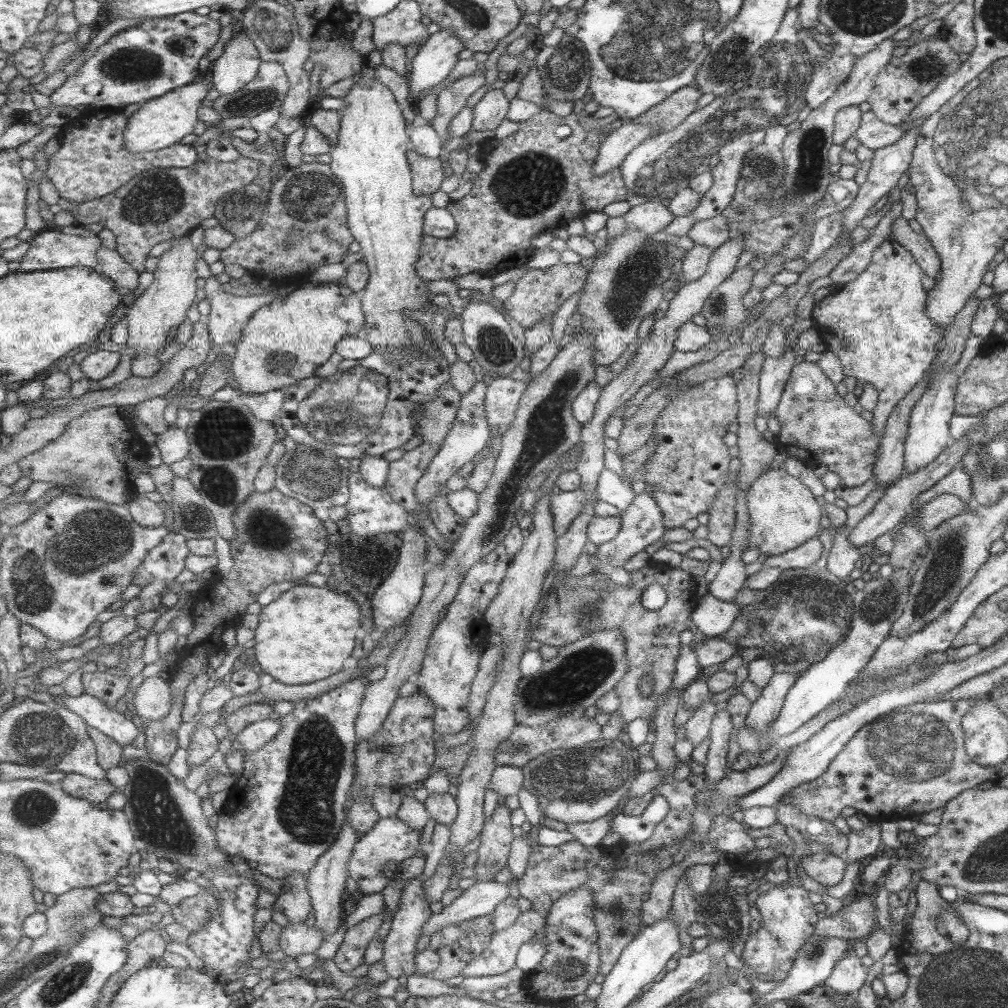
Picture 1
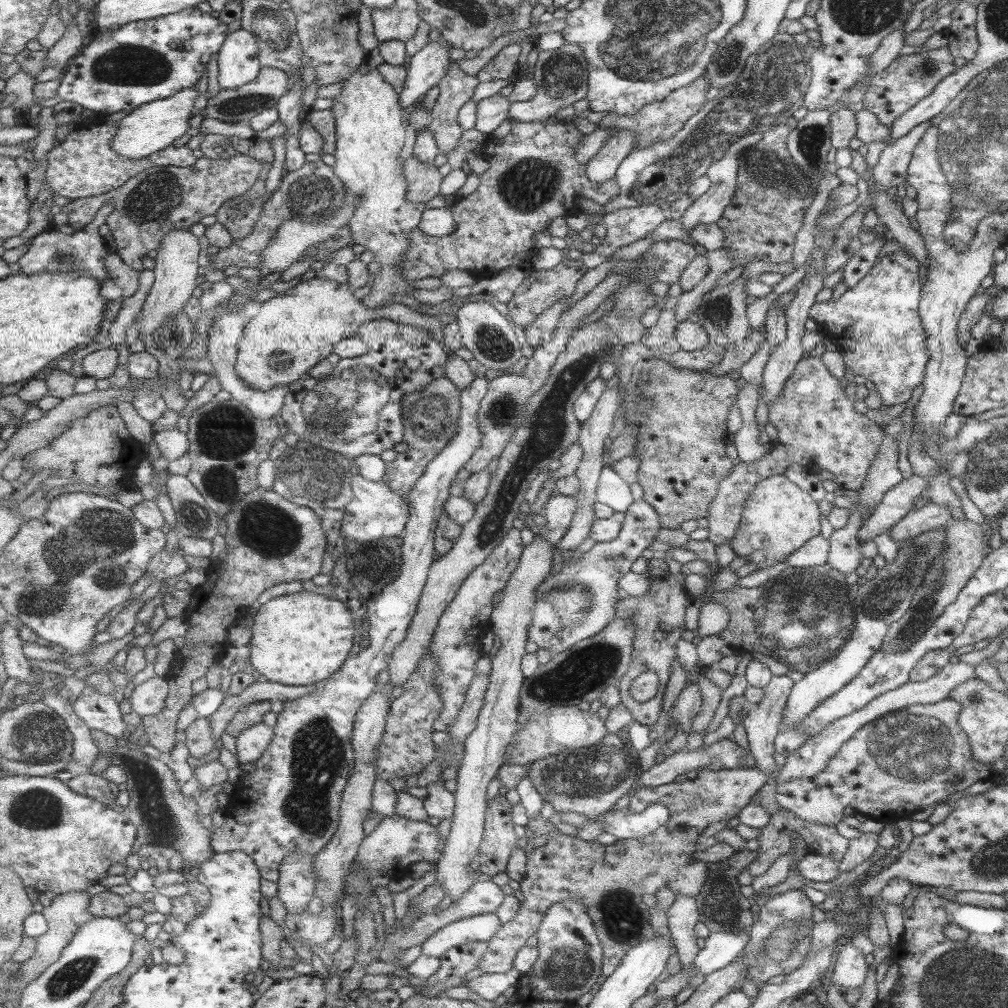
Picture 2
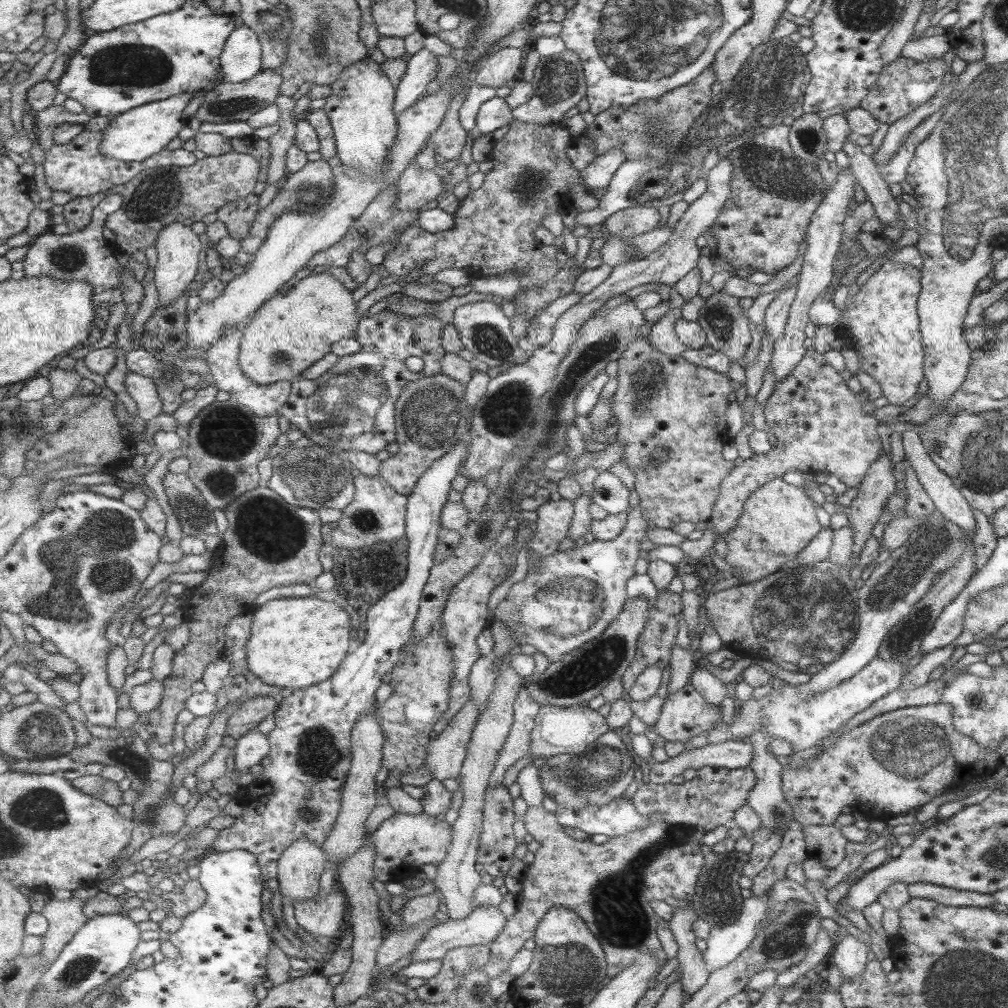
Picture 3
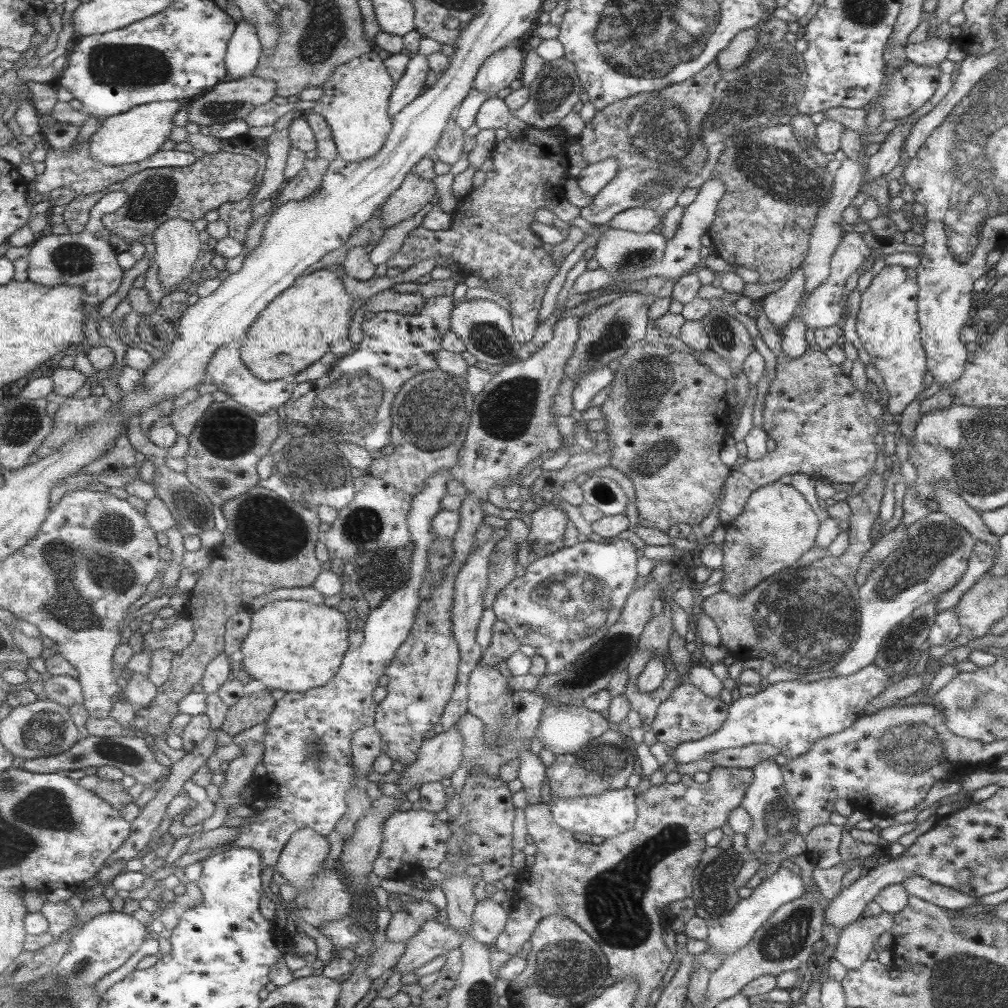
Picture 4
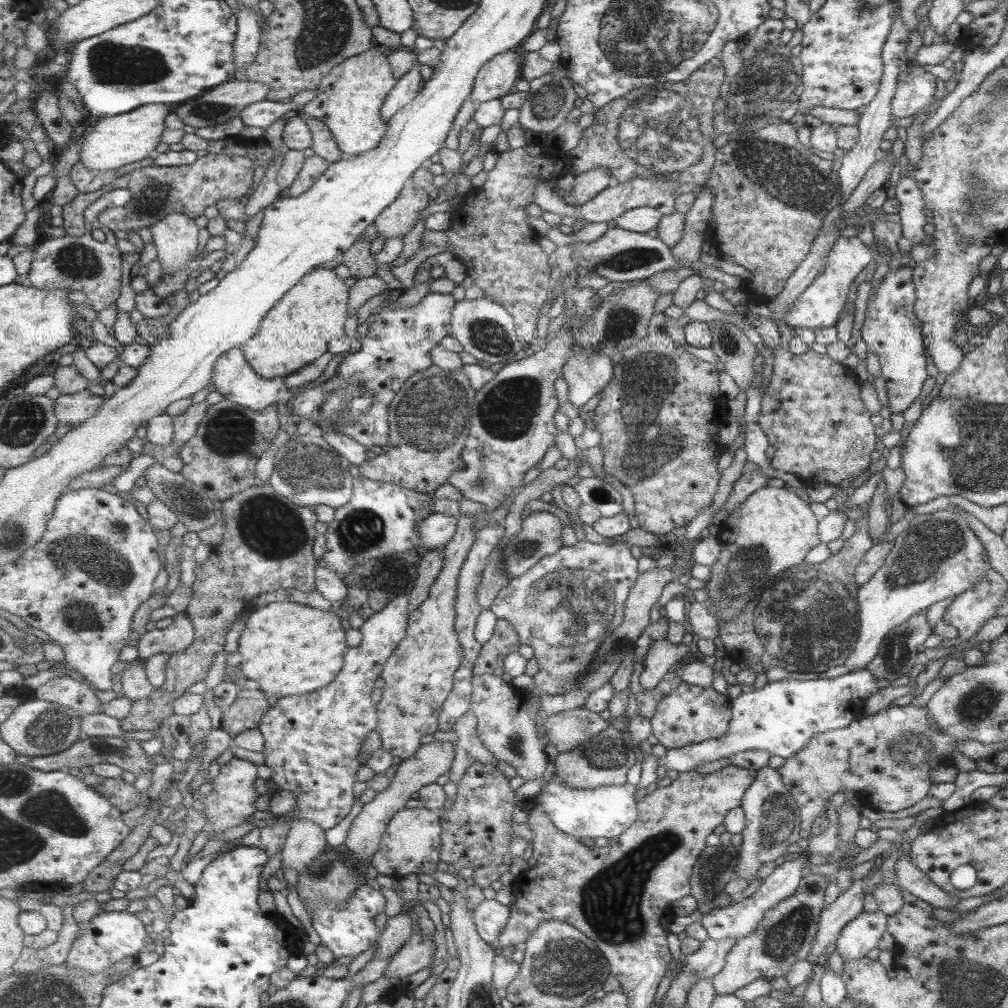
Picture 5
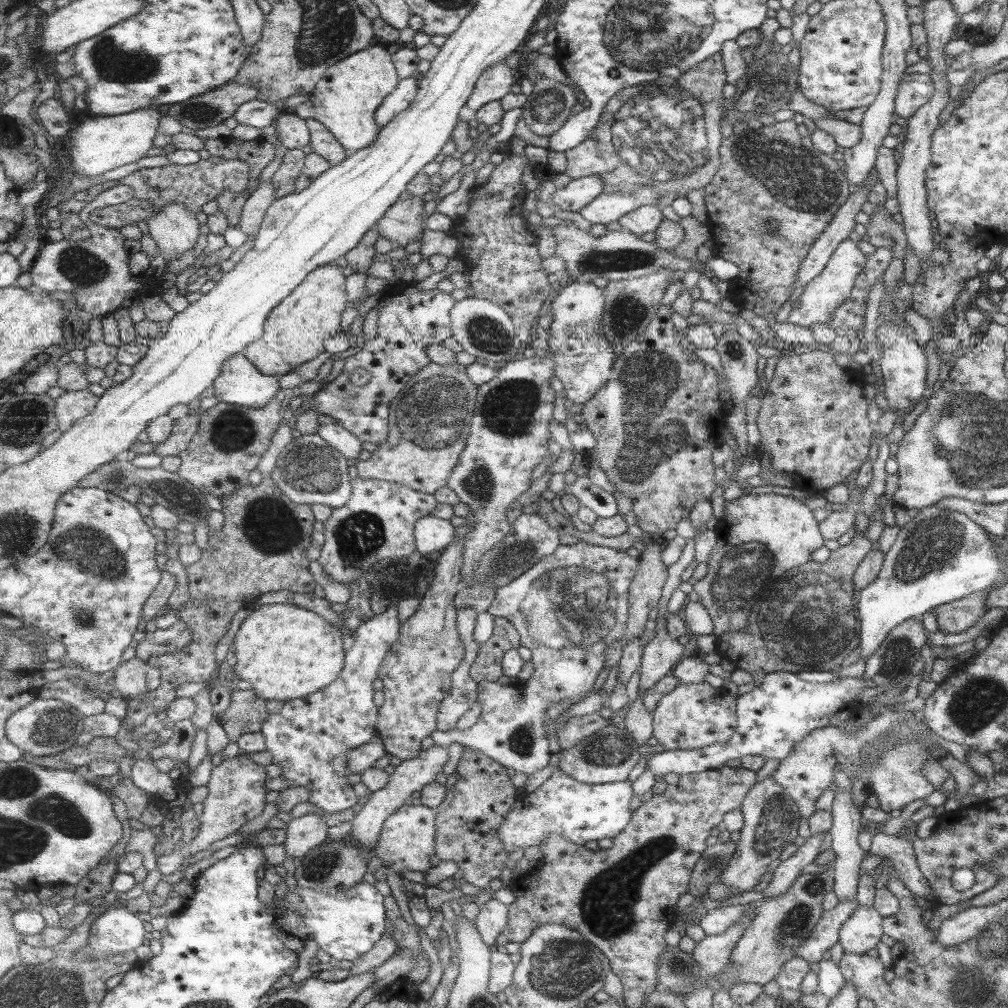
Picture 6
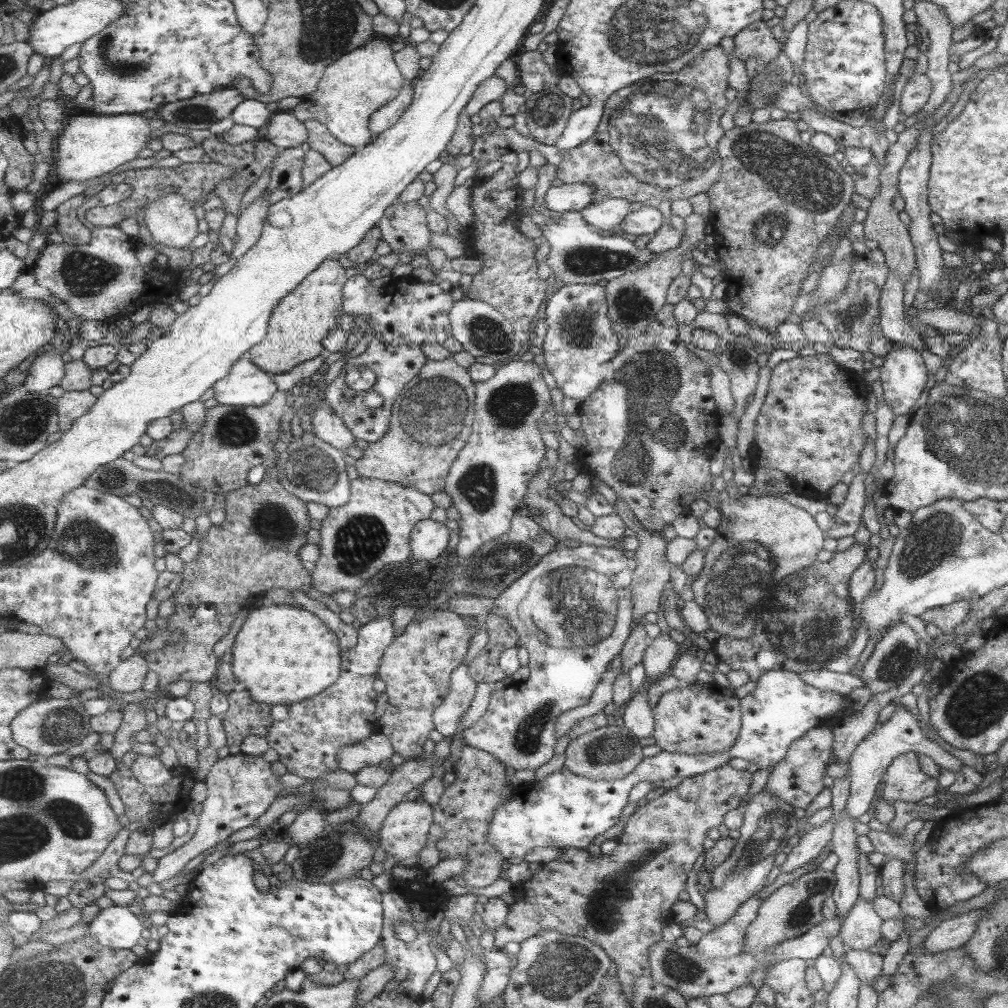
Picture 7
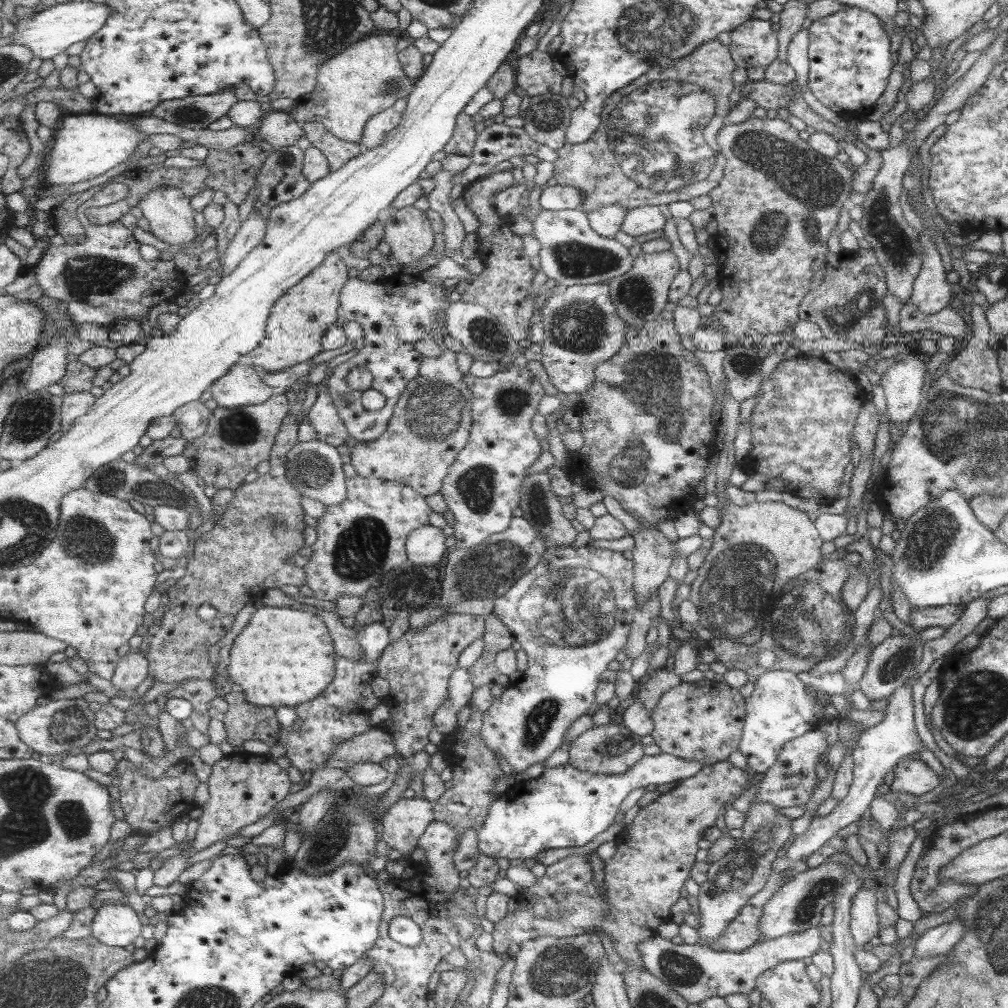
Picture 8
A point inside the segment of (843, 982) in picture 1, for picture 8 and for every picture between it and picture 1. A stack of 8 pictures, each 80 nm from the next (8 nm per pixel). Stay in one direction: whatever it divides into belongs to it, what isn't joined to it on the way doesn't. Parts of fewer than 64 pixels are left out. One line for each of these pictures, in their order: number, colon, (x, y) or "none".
2: (849, 969)
3: (848, 956)
4: (855, 941)
5: (860, 935)
6: (862, 930)
7: (862, 925)
8: (864, 923)

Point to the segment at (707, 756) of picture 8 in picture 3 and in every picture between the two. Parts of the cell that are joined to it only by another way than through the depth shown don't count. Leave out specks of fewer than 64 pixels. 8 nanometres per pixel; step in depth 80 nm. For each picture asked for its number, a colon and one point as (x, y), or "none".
3: (686, 715)
4: (689, 715)
5: (691, 715)
6: (693, 716)
7: (695, 719)

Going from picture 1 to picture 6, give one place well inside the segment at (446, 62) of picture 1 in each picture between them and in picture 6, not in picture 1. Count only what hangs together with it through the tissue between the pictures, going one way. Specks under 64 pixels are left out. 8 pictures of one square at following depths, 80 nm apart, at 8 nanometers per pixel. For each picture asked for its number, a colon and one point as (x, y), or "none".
2: (426, 68)
3: (423, 66)
4: (412, 84)
5: (408, 88)
6: (398, 102)

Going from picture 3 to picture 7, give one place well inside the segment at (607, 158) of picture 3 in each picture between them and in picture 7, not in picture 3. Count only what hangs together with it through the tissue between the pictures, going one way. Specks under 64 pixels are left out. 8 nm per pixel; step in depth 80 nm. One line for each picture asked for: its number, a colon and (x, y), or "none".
4: (593, 178)
5: (588, 185)
6: (578, 194)
7: (565, 198)

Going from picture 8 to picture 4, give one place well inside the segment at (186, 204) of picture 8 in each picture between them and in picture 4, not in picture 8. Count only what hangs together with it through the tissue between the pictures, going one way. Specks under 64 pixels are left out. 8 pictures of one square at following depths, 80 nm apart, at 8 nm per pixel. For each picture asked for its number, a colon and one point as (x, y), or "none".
4: (177, 245)
5: (176, 238)
6: (175, 229)
7: (171, 220)

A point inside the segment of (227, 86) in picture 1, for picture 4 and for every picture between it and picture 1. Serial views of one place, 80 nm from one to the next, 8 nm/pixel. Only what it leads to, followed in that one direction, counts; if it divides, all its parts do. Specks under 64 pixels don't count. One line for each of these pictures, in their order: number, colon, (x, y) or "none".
2: (239, 63)
3: (242, 58)
4: (245, 49)

